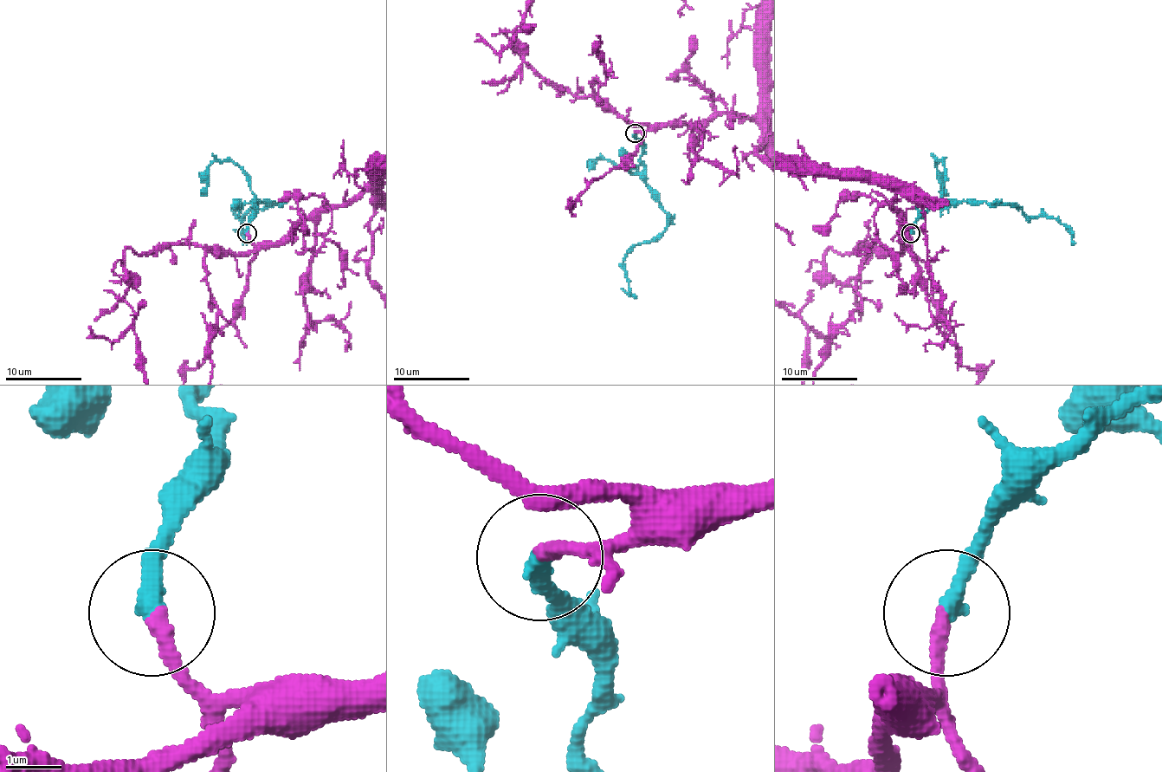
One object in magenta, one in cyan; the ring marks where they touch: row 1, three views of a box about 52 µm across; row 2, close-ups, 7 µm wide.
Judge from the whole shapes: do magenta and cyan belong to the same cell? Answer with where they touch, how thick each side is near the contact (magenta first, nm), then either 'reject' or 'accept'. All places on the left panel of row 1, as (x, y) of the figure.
at (247, 233); 260 nm thick on the magenta side, 360 nm on the other; accept

